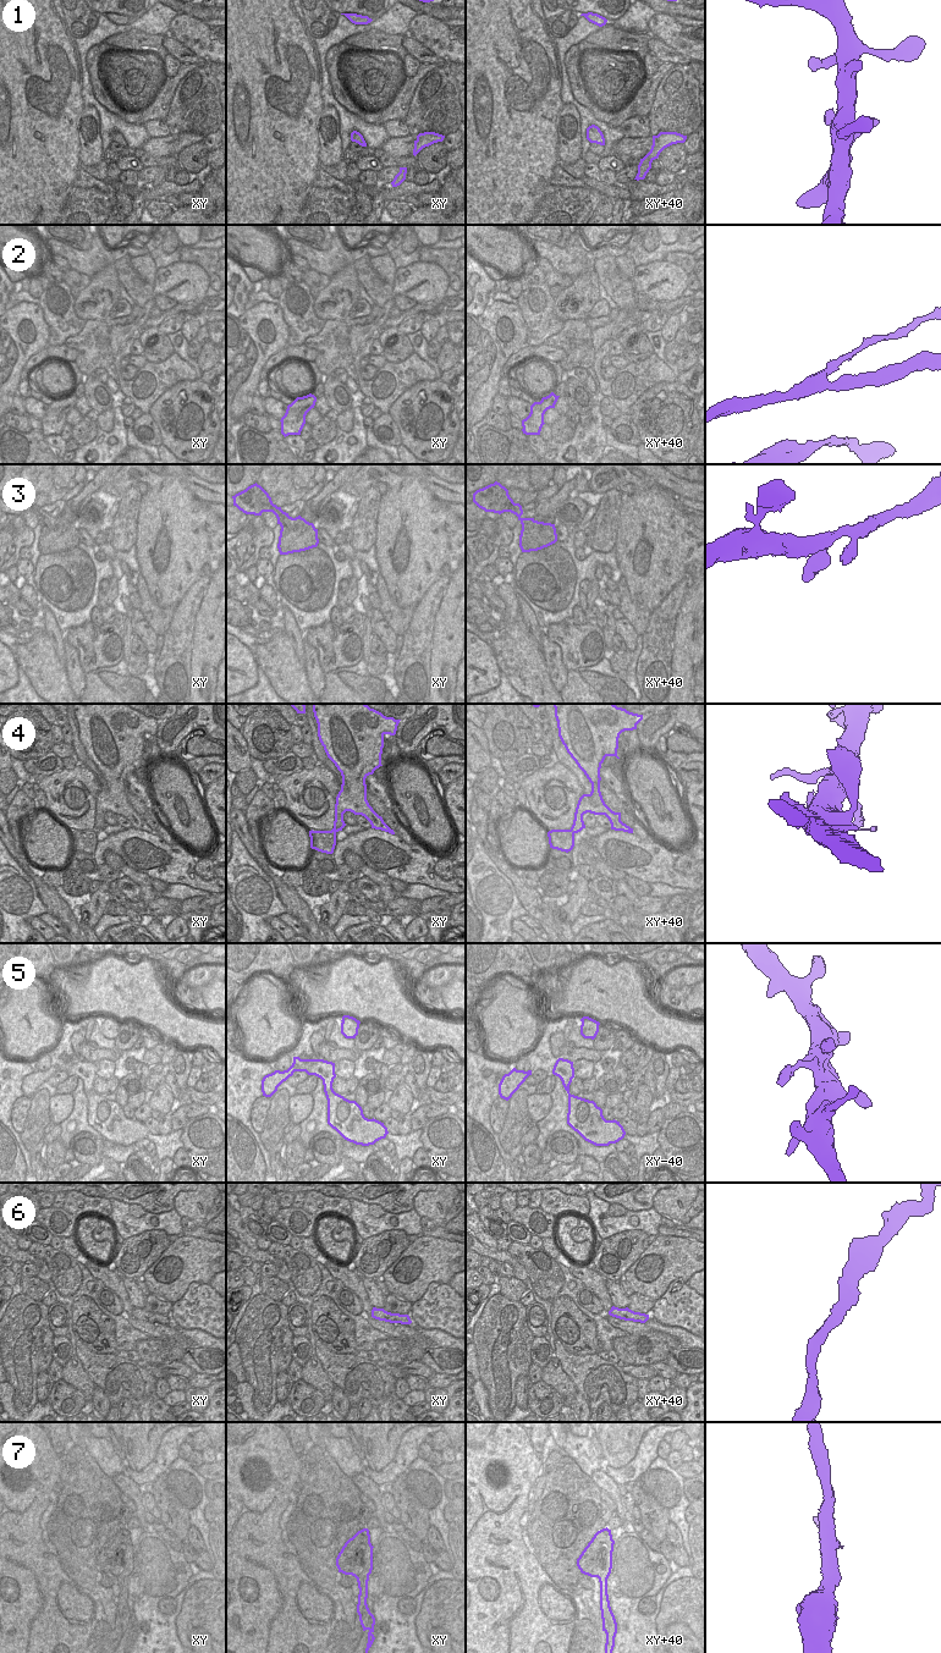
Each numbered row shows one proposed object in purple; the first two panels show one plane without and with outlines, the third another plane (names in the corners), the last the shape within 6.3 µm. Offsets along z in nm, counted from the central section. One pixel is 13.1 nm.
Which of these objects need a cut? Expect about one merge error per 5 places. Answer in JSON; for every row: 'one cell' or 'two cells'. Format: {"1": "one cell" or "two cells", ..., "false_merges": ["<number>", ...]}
{"1": "one cell", "2": "one cell", "3": "one cell", "4": "one cell", "5": "one cell", "6": "one cell", "7": "two cells", "false_merges": ["7"]}

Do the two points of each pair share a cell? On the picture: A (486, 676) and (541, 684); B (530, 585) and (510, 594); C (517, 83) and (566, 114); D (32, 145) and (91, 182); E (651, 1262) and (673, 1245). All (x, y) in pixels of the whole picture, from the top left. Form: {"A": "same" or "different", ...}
{"A": "different", "B": "different", "C": "different", "D": "different", "E": "same"}

